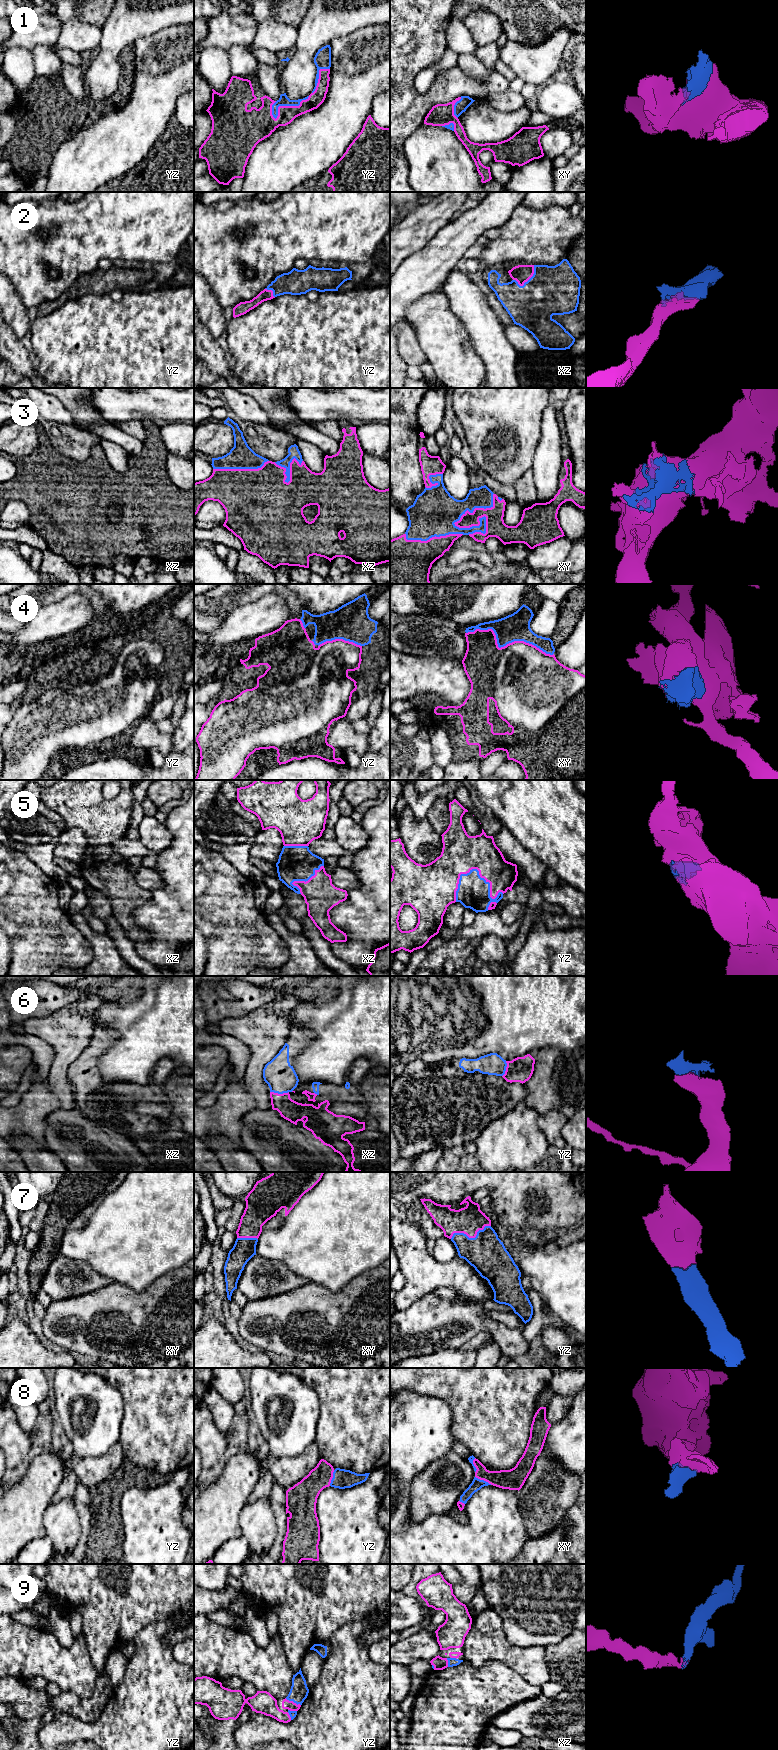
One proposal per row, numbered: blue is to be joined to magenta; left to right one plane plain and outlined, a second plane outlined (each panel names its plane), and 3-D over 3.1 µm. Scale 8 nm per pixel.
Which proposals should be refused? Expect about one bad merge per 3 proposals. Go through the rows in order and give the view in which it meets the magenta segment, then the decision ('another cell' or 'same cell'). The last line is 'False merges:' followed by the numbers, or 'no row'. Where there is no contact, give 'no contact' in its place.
1: yz | same cell
2: xz | same cell
3: xy | same cell
4: xy | same cell
5: yz | same cell
6: xz | same cell
7: yz | same cell
8: xy | same cell
9: yz | same cell
False merges: no row

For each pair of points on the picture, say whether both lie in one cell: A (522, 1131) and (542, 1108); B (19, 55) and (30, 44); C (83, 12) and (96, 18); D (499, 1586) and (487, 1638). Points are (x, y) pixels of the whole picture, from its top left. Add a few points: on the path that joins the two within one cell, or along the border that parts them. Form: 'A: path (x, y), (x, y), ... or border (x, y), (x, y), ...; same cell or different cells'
A: border (523, 1101), (539, 1114); different cells
B: border (10, 46), (22, 46), (31, 52); different cells
C: path (86, 12), (90, 12), (93, 15); same cell
D: border (488, 1605), (500, 1617), (503, 1630); different cells

